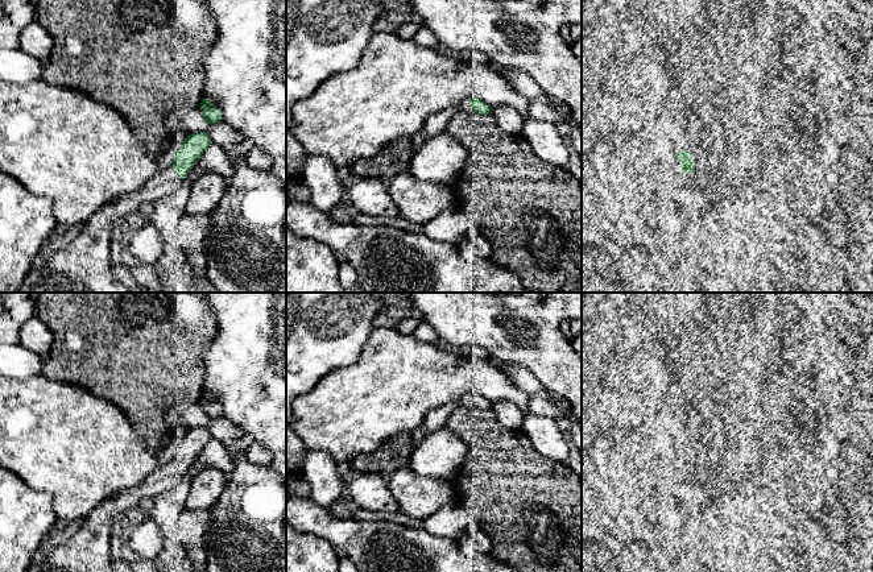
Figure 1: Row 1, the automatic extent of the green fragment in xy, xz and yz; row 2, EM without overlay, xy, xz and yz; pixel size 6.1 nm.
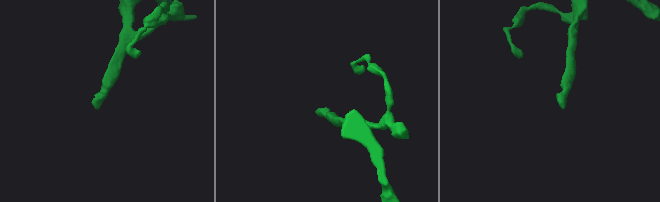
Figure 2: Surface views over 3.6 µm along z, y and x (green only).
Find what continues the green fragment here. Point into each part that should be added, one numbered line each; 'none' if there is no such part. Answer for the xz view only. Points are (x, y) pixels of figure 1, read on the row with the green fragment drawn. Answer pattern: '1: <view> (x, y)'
1: xz (464, 104)

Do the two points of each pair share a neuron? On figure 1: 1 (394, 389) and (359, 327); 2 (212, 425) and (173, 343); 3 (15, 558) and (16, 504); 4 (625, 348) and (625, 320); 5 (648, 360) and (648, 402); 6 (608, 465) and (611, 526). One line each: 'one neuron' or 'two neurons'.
1: two neurons
2: two neurons
3: one neuron
4: one neuron
5: one neuron
6: one neuron

